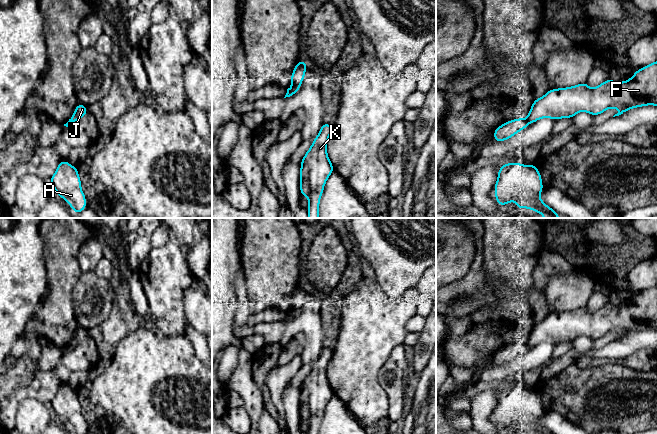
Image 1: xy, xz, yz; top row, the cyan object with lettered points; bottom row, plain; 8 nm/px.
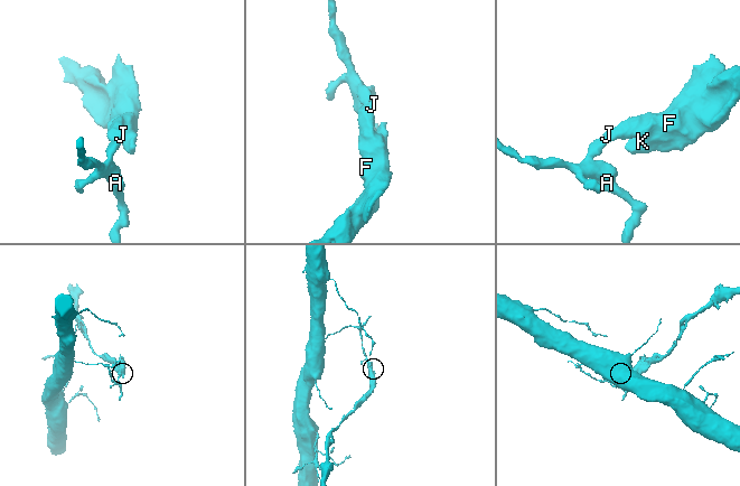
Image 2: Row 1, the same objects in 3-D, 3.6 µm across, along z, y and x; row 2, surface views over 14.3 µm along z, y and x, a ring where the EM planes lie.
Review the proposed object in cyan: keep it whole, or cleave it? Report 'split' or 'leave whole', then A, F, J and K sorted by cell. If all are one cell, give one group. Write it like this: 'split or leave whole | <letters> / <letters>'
split | A / F J K

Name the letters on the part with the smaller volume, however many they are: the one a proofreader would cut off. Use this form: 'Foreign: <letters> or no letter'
Foreign: F, J, K

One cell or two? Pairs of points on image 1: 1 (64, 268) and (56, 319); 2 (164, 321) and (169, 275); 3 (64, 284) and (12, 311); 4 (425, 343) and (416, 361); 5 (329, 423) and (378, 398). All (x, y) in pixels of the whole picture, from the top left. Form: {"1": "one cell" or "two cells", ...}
{"1": "one cell", "2": "one cell", "3": "two cells", "4": "one cell", "5": "two cells"}

